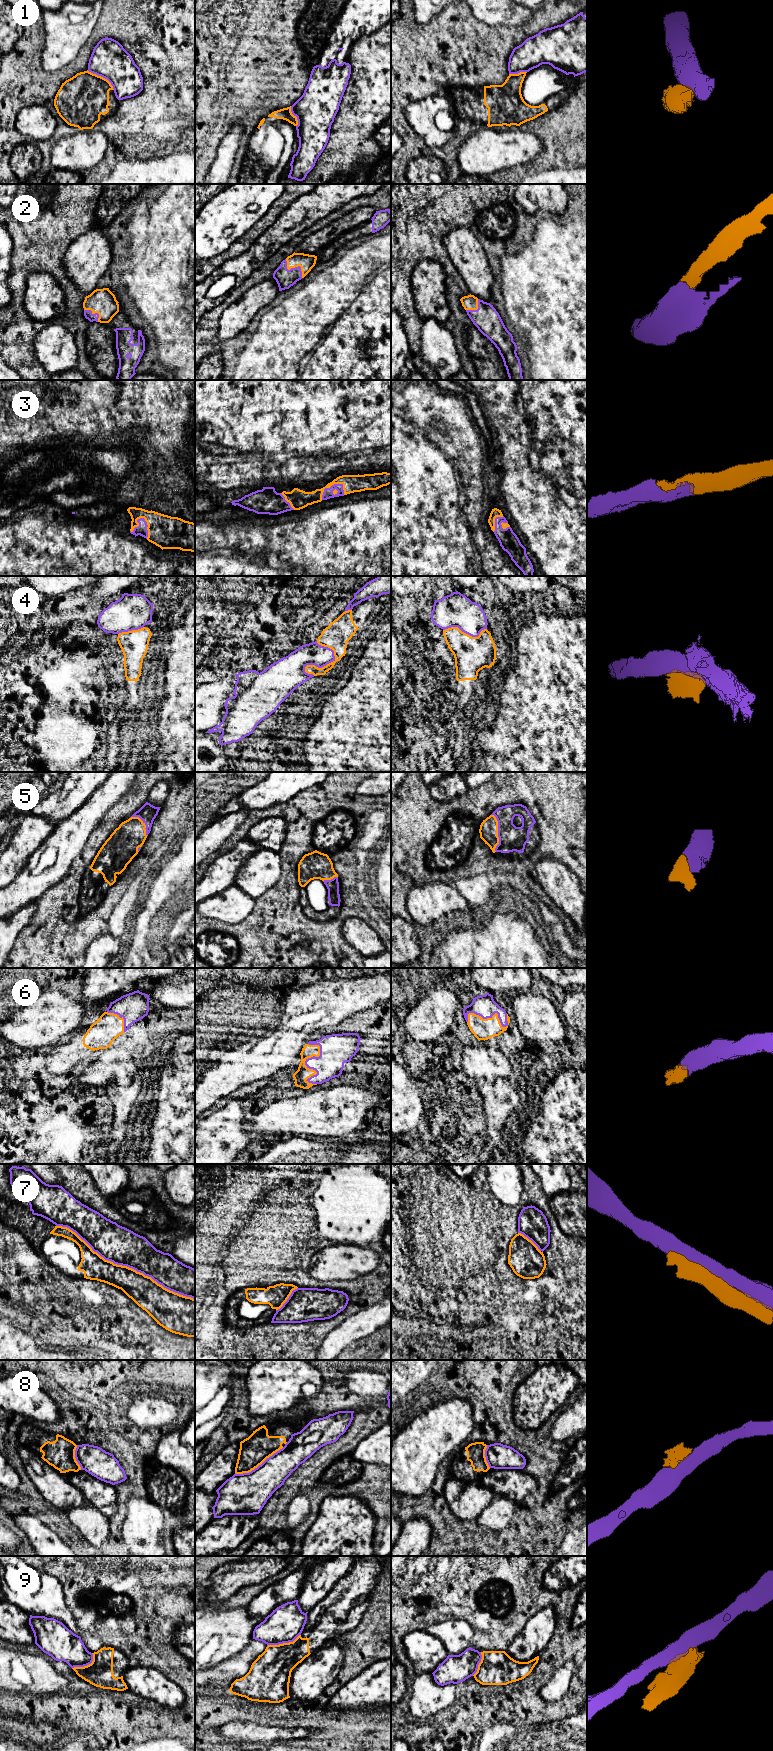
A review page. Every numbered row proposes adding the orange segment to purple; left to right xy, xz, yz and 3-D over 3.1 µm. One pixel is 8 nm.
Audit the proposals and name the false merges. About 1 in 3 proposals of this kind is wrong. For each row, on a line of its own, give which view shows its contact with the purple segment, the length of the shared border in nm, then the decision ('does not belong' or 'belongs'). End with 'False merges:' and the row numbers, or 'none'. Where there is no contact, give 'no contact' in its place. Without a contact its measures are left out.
1: xy | 280 nm | does not belong
2: xz | 200 nm | belongs
3: xy | 190 nm | belongs
4: xz | 300 nm | does not belong
5: yz | 300 nm | belongs
6: xz | 340 nm | belongs
7: xy | 1250 nm | does not belong
8: xz | 440 nm | does not belong
9: xz | 280 nm | does not belong
False merges: 1, 4, 7, 8, 9

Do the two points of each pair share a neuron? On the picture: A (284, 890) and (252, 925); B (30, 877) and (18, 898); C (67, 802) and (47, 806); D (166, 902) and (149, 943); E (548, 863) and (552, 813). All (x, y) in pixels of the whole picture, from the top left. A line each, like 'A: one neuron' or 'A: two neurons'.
A: one neuron
B: one neuron
C: one neuron
D: one neuron
E: two neurons

